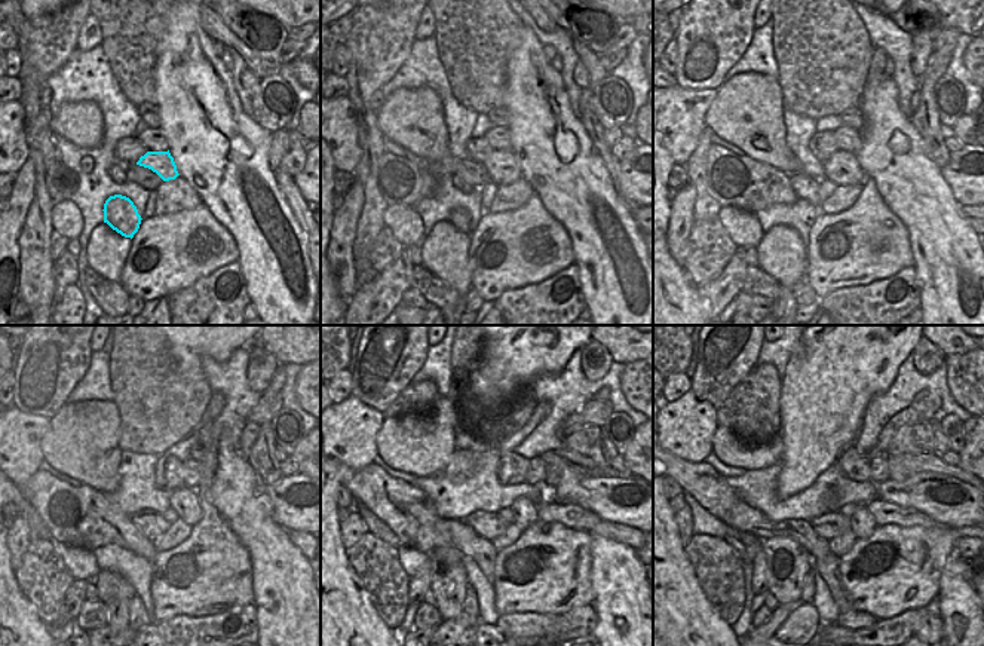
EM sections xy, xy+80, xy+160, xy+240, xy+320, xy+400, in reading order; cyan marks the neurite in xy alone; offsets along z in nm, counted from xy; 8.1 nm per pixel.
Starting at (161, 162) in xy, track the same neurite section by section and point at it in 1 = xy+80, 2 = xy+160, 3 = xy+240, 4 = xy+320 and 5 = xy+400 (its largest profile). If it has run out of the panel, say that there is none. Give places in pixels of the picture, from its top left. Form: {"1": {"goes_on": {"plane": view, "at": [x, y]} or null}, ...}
{"1": {"goes_on": {"plane": "xy+80", "at": [502, 167]}}, "2": {"goes_on": {"plane": "xy+160", "at": [842, 168]}}, "3": {"goes_on": {"plane": "xy+240", "at": [184, 501]}}, "4": {"goes_on": {"plane": "xy+320", "at": [524, 510]}}, "5": {"goes_on": {"plane": "xy+400", "at": [863, 524]}}}

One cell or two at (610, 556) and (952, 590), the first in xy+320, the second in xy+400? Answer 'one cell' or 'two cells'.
one cell

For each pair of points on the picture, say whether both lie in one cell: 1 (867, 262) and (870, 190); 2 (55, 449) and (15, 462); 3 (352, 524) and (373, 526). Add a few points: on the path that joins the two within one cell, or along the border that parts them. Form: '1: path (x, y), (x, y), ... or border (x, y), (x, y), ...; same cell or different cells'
1: path (866, 244), (870, 208); same cell
2: border (51, 421), (40, 441), (42, 461); different cells
3: border (356, 510), (367, 530); different cells

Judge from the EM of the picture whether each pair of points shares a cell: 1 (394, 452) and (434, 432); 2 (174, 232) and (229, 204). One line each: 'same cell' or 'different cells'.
1: same cell
2: different cells

